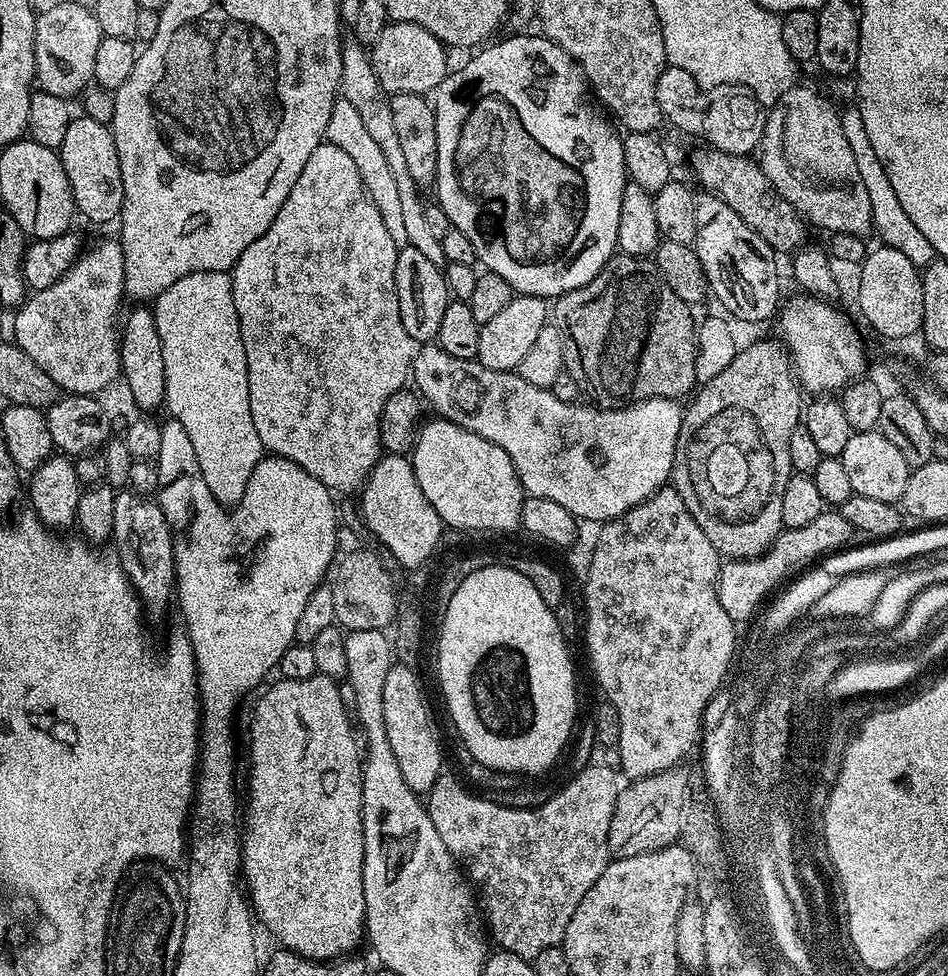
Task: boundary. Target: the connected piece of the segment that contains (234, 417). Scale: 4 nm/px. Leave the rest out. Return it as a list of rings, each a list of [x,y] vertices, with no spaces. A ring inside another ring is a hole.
[[[195,272],[178,278],[170,290],[154,301],[158,338],[162,338],[162,362],[166,365],[166,408],[172,414],[188,412],[186,425],[189,432],[198,434],[202,474],[214,498],[222,505],[235,506],[252,477],[252,471],[266,453],[250,418],[250,386],[246,350],[242,346],[242,330],[238,326],[238,310],[234,310],[232,278],[226,272]]]

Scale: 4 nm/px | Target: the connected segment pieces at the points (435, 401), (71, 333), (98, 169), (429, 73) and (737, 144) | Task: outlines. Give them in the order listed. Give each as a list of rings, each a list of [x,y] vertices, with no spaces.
[[[424,346],[417,351],[410,376],[415,391],[426,401],[427,407],[429,404],[436,411],[433,413],[439,419],[454,422],[486,438],[486,442],[502,446],[502,450],[510,454],[510,462],[514,462],[525,493],[550,498],[550,502],[566,506],[566,510],[570,510],[577,521],[607,522],[618,518],[626,514],[626,510],[649,500],[672,479],[676,447],[686,415],[680,400],[654,398],[611,410],[585,402],[562,402],[562,398],[554,398],[551,390],[530,386],[530,382],[526,382],[519,371],[490,370],[477,359],[454,358],[454,354],[446,354],[446,350],[438,346]]]
[[[119,239],[100,240],[92,249],[85,251],[77,260],[76,265],[64,275],[58,282],[54,282],[54,286],[50,286],[41,292],[32,292],[25,299],[24,303],[15,309],[16,321],[12,324],[12,332],[14,342],[26,354],[30,354],[30,358],[34,358],[34,362],[38,366],[42,366],[42,370],[46,370],[46,374],[50,374],[50,378],[54,378],[54,382],[60,387],[61,393],[71,394],[74,396],[96,396],[102,390],[106,390],[111,383],[121,379],[120,374],[120,332],[118,325],[122,320],[122,311],[120,312],[120,303],[126,300],[124,291],[124,251],[120,245]]]
[[[80,114],[66,129],[66,142],[58,149],[60,161],[70,182],[76,211],[96,224],[108,224],[117,219],[124,205],[122,166],[118,166],[118,150],[109,125],[94,122],[94,118]]]
[[[388,22],[378,40],[370,47],[374,74],[385,91],[392,96],[418,94],[428,96],[439,89],[440,84],[450,75],[446,46],[430,30],[422,30],[414,22]]]
[[[667,65],[659,75],[655,97],[661,117],[678,130],[723,153],[751,155],[759,147],[767,124],[767,115],[756,96],[741,84],[727,84],[709,90],[700,88],[693,76],[678,67]]]

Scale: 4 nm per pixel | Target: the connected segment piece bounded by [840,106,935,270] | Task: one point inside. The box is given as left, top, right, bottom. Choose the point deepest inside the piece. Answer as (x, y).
(890, 221)

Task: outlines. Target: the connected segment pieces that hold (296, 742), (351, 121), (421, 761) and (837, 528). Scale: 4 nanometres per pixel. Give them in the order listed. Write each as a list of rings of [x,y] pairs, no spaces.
[[[317,674],[302,682],[283,678],[277,681],[277,684],[269,683],[255,697],[256,709],[252,712],[252,746],[248,750],[248,760],[252,763],[248,768],[252,821],[248,824],[248,833],[245,836],[243,833],[240,846],[242,880],[255,919],[264,923],[265,930],[277,940],[279,947],[297,952],[307,960],[339,960],[355,953],[360,940],[362,944],[366,936],[366,898],[362,886],[362,744],[357,733],[356,736],[352,733],[354,720],[350,708],[343,704],[339,683],[333,677]]]
[[[343,98],[337,99],[336,105],[332,108],[326,140],[327,143],[346,150],[346,154],[350,154],[350,158],[354,158],[354,166],[358,166],[358,174],[362,174],[364,179],[364,188],[367,189],[368,196],[374,202],[374,206],[378,206],[378,210],[382,214],[382,222],[386,222],[386,230],[390,230],[390,238],[394,238],[394,242],[398,246],[407,245],[408,239],[406,238],[398,185],[394,182],[393,175],[390,174],[389,163],[386,162],[381,147],[370,138],[361,115],[350,102]]]
[[[393,663],[392,669],[386,674],[382,703],[386,736],[390,738],[390,750],[394,750],[394,758],[398,758],[402,778],[410,790],[417,794],[427,794],[442,775],[440,767],[444,764],[444,752],[440,749],[440,736],[436,733],[436,720],[432,717],[432,708],[424,693],[424,684],[416,670],[407,664]]]
[[[825,510],[818,514],[818,518],[814,518],[814,522],[806,522],[806,526],[801,528],[784,528],[761,556],[755,556],[753,560],[728,560],[721,567],[716,589],[722,610],[730,614],[733,624],[743,626],[756,611],[755,616],[761,611],[762,605],[773,595],[771,592],[775,588],[775,592],[783,589],[817,562],[849,547],[853,543],[852,539],[854,533],[850,522],[842,518],[839,510]]]

